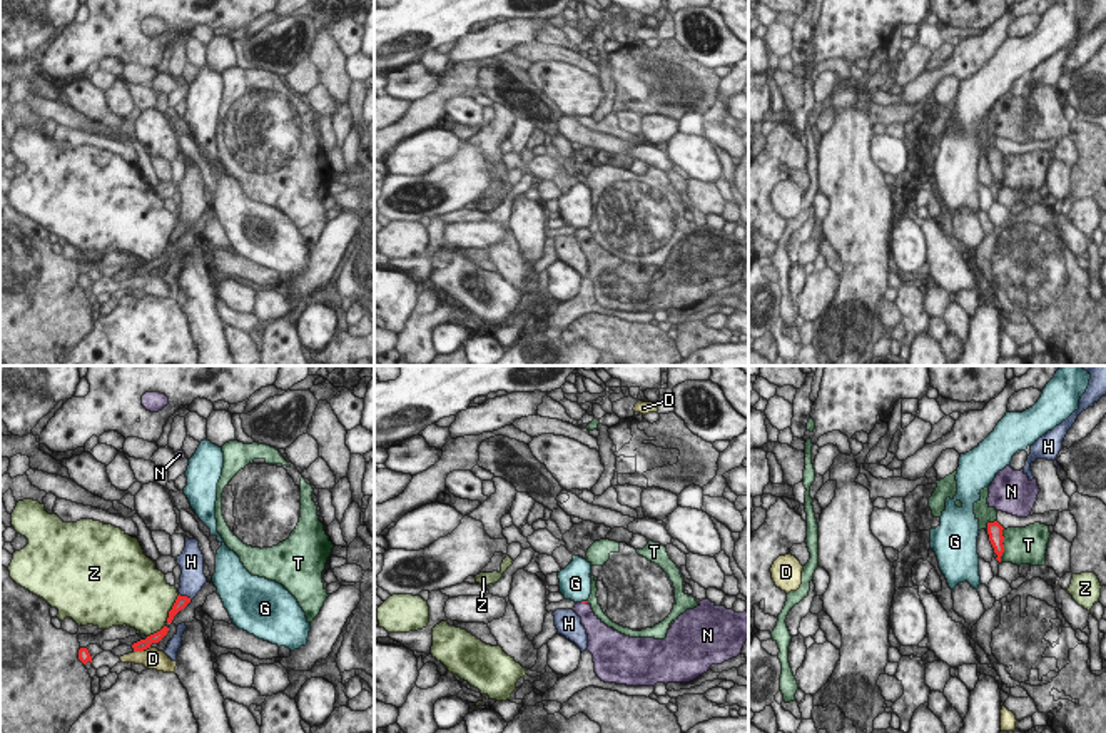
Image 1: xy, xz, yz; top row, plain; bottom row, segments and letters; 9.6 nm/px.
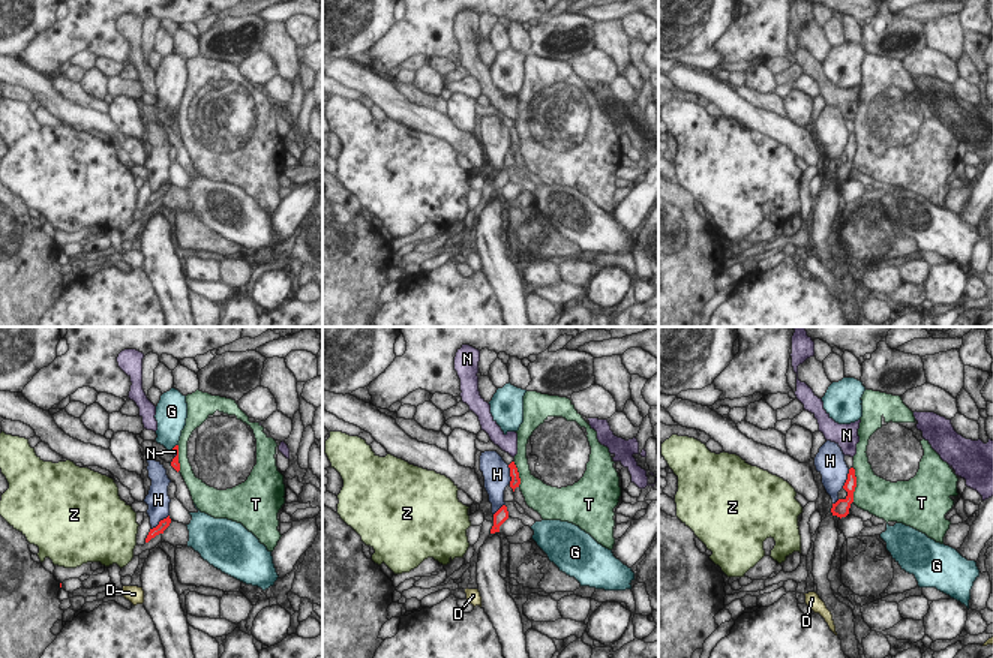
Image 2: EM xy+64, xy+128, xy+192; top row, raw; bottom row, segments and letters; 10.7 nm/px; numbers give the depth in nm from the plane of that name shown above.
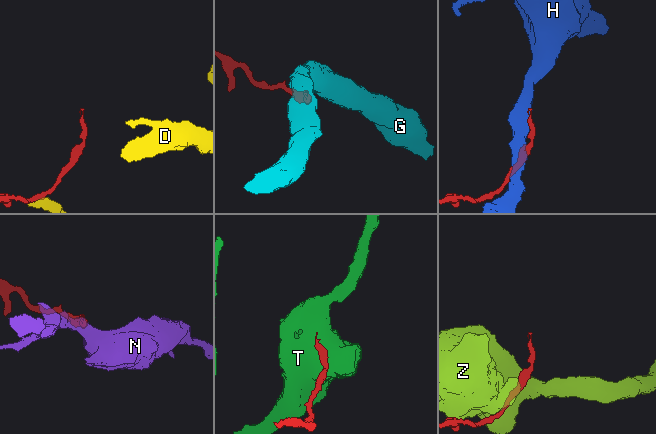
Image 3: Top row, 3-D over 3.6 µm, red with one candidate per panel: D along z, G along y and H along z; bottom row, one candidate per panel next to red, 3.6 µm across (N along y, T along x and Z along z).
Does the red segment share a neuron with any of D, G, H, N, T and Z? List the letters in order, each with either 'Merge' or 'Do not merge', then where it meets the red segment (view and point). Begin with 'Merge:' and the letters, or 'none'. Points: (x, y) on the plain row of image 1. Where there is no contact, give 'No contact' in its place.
Merge: N
D: Do not merge. Touches red at xy (139, 276)
G: Do not merge. Touches red at xz (583, 227)
H: Do not merge. Touches red at xy (186, 222)
N: Merge. Touches red at xz (585, 227)
T: Do not merge. Touches red at yz (1003, 171)
Z: Do not merge. Touches red at xy (172, 234)

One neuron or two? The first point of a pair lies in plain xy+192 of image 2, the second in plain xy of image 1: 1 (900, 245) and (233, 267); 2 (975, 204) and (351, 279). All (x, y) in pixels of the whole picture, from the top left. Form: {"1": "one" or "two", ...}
{"1": "one", "2": "two"}

